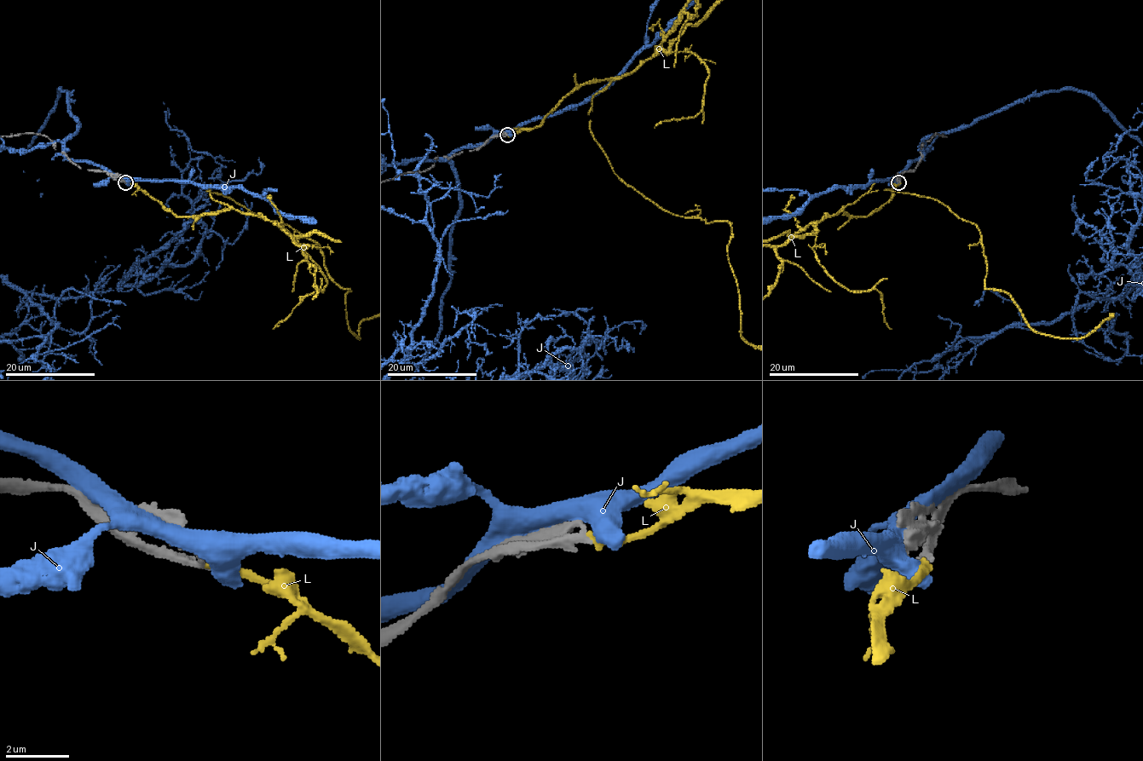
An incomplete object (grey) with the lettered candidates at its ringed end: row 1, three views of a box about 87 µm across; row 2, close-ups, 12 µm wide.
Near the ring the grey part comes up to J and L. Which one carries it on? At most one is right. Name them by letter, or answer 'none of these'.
L

